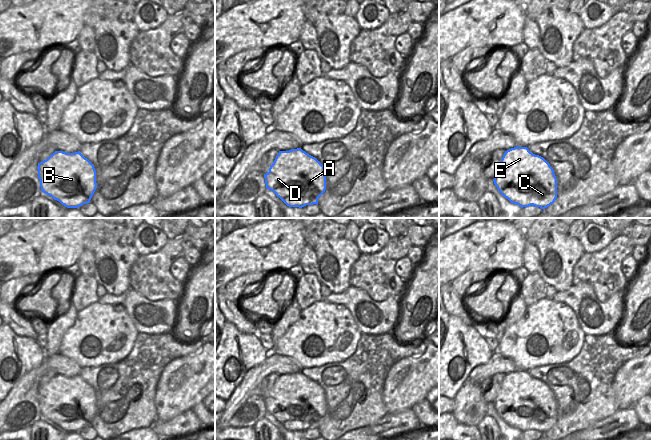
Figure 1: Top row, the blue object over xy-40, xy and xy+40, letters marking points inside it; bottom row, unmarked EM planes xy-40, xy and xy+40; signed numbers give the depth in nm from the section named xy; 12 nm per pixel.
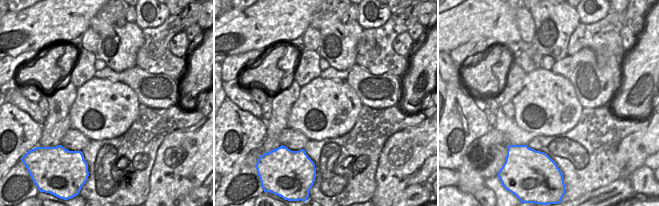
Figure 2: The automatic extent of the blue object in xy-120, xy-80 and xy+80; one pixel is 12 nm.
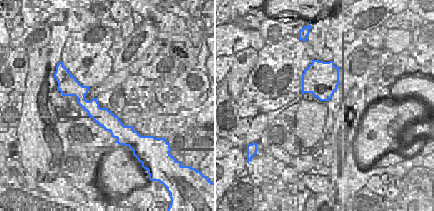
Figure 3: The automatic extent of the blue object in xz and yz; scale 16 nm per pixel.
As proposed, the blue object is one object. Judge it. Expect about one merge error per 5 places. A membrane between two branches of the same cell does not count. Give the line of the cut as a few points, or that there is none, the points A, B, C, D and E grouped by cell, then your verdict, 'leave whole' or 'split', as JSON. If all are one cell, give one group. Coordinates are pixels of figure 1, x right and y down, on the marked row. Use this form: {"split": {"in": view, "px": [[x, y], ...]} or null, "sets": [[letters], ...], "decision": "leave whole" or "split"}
{"split": null, "sets": [["A", "B", "C", "D", "E"]], "decision": "leave whole"}

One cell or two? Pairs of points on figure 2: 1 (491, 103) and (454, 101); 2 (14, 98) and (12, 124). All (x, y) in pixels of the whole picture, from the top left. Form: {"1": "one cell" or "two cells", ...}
{"1": "two cells", "2": "two cells"}

